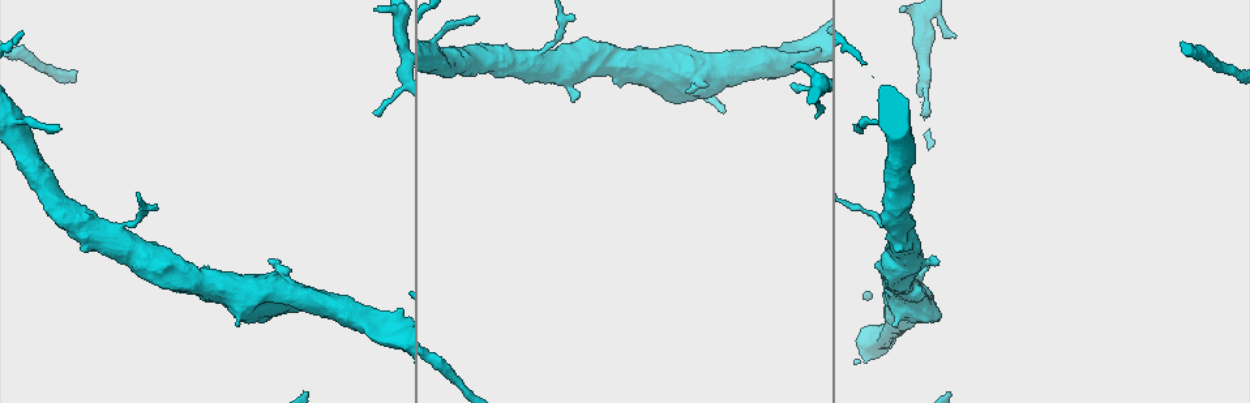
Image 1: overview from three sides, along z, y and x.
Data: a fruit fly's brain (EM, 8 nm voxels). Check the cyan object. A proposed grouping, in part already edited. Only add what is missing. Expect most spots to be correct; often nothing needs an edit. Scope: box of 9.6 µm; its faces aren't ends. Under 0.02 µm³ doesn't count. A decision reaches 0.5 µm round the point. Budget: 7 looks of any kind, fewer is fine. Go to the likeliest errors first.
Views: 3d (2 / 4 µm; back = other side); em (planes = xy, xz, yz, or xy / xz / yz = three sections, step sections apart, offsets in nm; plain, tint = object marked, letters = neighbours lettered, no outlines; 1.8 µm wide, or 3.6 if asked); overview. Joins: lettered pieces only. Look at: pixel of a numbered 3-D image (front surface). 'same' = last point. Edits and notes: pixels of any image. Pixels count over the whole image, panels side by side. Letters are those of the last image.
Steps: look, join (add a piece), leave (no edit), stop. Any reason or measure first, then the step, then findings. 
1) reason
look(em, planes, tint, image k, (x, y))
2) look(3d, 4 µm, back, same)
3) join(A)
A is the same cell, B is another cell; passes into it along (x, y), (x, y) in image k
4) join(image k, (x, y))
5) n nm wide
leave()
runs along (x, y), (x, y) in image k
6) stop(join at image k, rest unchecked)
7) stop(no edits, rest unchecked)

branch stops here
look(em, xz, step 16, tint, image 1, (815, 117))

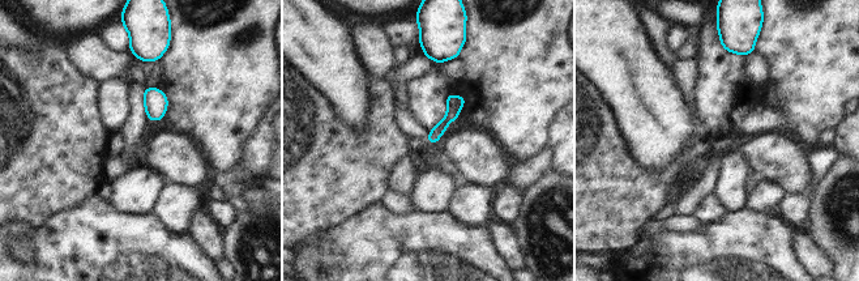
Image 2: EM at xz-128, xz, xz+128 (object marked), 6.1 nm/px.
look(em, planes, letters, same)

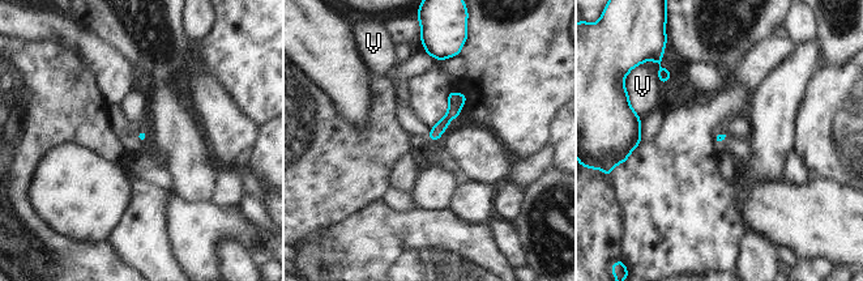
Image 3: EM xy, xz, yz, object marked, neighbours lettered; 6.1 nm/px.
V touches over 70 nm
leave()
V is another cell; runs along (460, 96), (434, 137) in image 3; none of them fits

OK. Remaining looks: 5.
free end
look(3d, 2 µm, image 1, (790, 85))

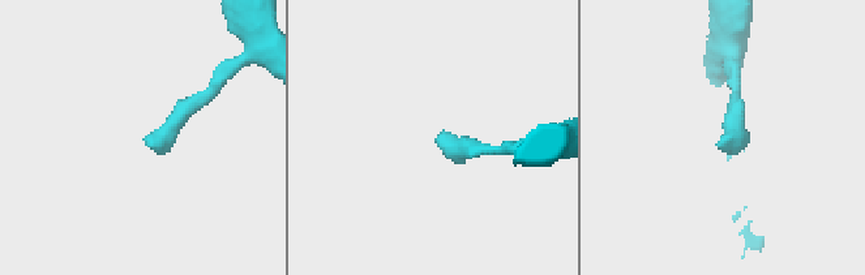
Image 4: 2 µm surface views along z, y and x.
shape alone is not enough
look(em, xz, step 4, tint, image 4, (722, 136))

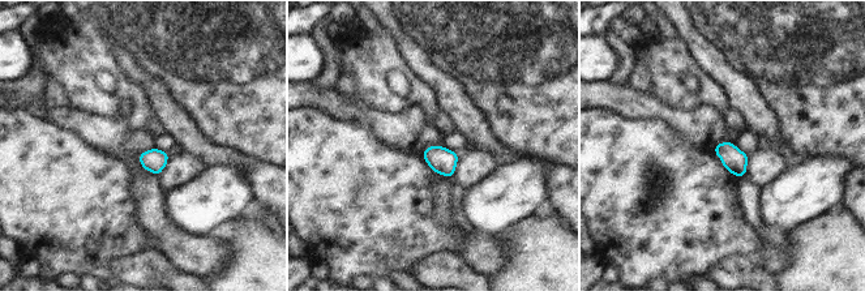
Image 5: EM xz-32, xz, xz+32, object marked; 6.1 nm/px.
another direction
look(em, planes, letters, same)

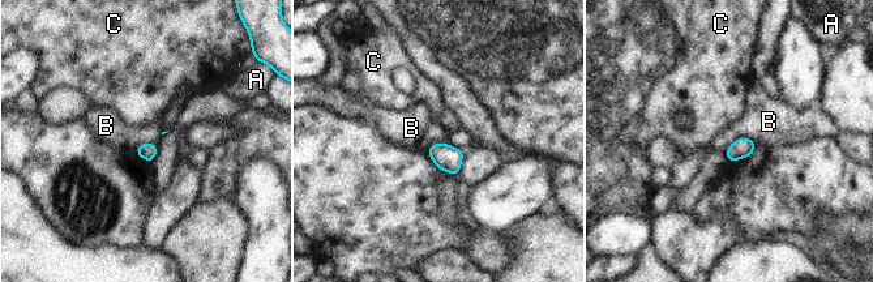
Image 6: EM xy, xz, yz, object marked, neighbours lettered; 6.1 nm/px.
leave()
A, B and C are other cells; border along (756, 144), (737, 137), (724, 150) in image 6; no lettered piece goes on from it

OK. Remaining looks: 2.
thin end
look(em, planes, letters, image 1, (857, 127))

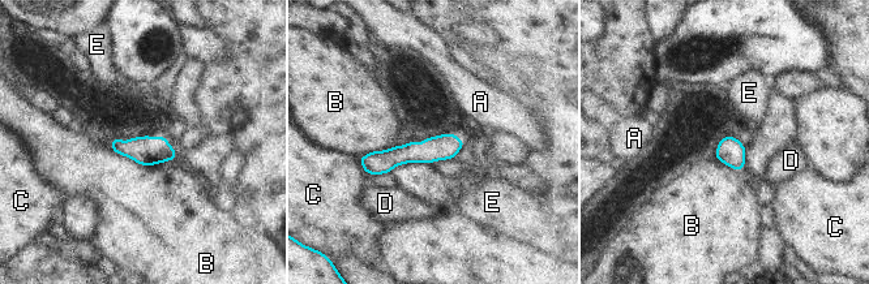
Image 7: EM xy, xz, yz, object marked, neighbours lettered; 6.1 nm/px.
B touches over 420 nm
leave()
A, B, C, D and E are other cells; border along (108, 147), (141, 164), (174, 160) in image 7; none of them fits

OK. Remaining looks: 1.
stop(no edits, rest unchecked)

